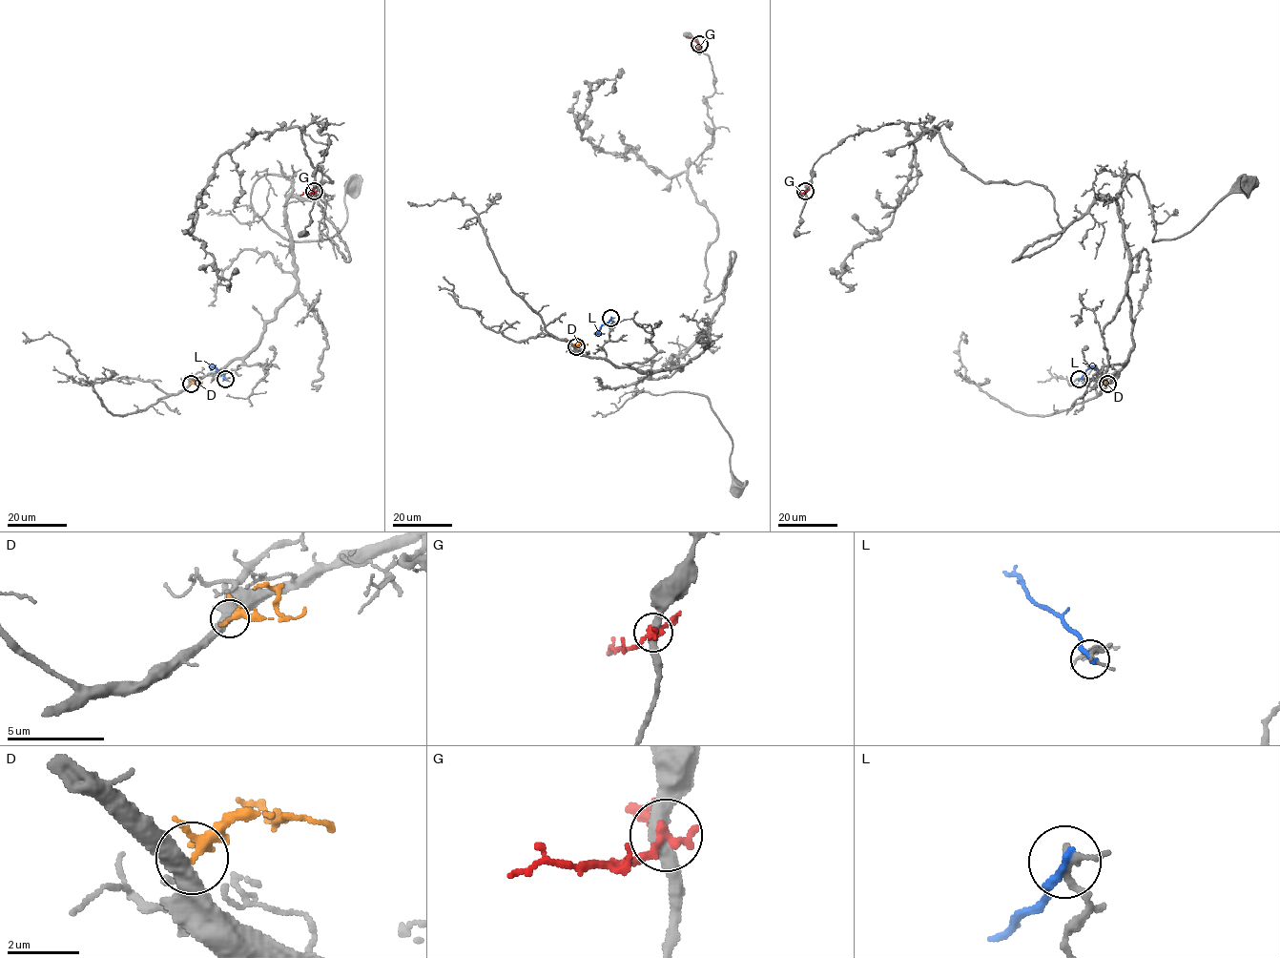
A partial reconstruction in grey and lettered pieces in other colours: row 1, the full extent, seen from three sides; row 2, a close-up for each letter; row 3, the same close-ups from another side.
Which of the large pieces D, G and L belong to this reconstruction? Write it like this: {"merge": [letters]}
{"merge": []}

